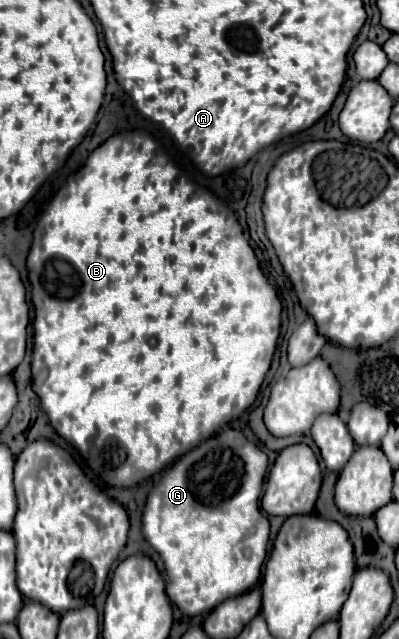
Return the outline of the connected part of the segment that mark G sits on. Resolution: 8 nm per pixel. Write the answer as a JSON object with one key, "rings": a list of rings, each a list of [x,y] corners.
{"rings":[[[225,428],[217,436],[205,440],[171,468],[151,490],[143,510],[143,536],[159,552],[165,566],[167,596],[187,616],[211,612],[217,604],[231,596],[249,592],[261,576],[269,544],[269,520],[259,510],[261,488],[267,476],[267,454],[249,442],[243,432]]]}

